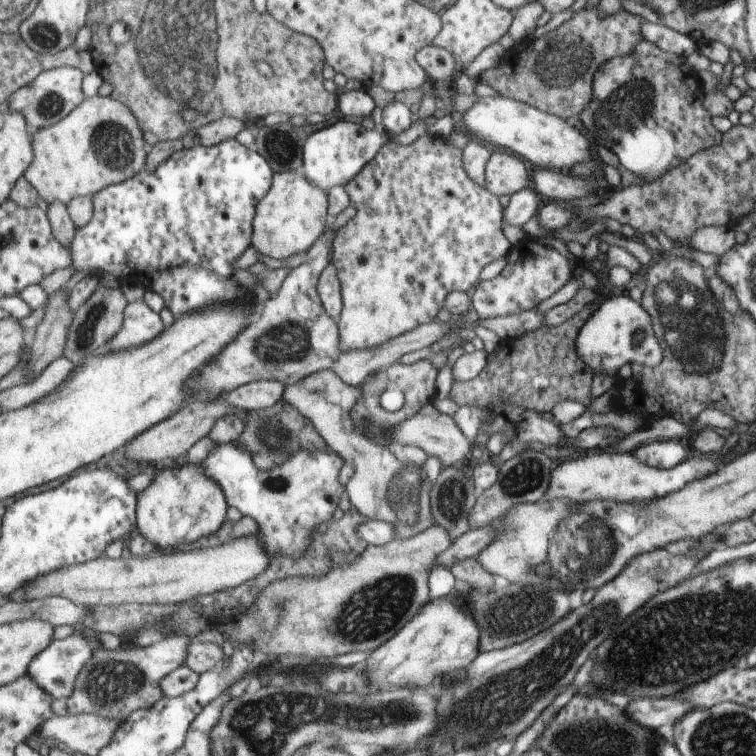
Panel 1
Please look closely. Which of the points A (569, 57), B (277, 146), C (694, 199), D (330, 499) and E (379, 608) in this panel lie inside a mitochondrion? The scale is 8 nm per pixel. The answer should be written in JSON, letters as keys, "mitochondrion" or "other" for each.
{"A":"mitochondrion","B":"mitochondrion","C":"other","D":"other","E":"mitochondrion"}

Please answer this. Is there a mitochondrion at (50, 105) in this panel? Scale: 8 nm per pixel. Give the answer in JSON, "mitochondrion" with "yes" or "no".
{"mitochondrion":"yes"}

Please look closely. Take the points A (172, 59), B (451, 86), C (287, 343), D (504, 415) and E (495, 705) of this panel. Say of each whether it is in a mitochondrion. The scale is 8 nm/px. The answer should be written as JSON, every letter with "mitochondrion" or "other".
{"A":"mitochondrion","B":"other","C":"mitochondrion","D":"other","E":"mitochondrion"}

